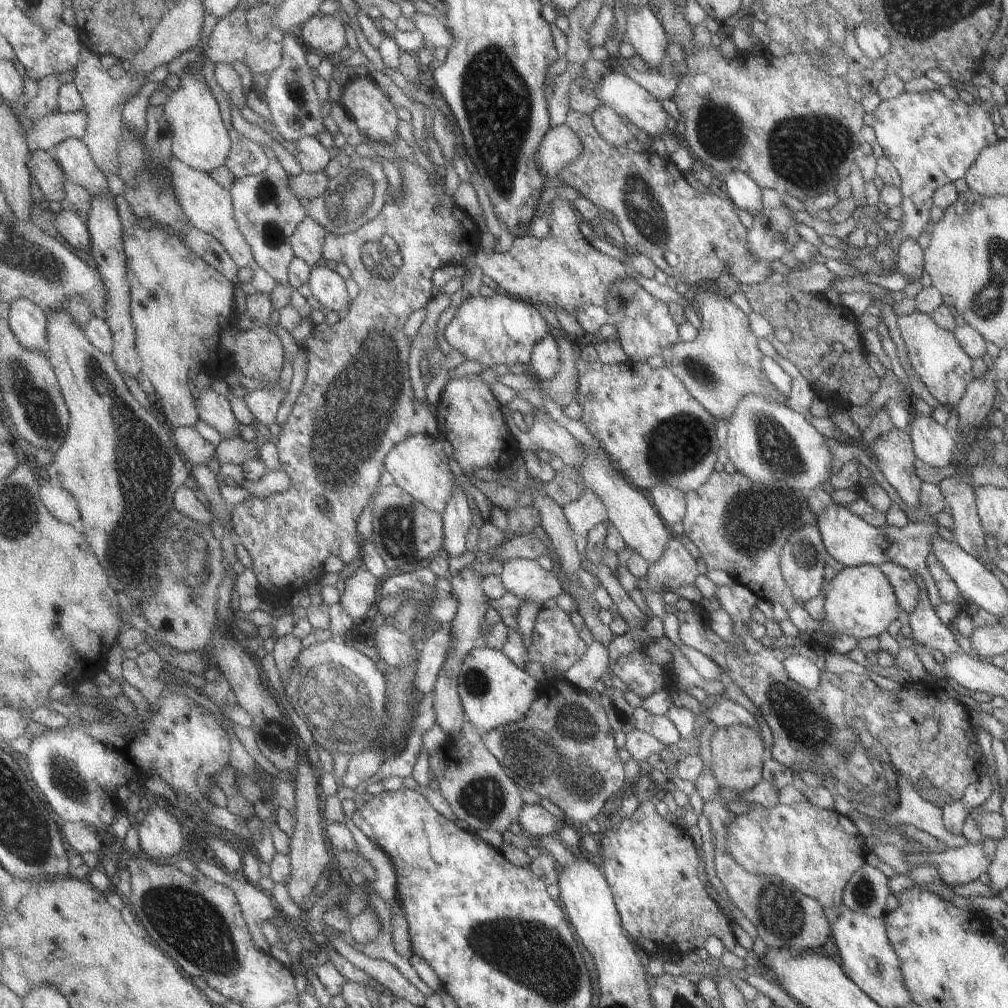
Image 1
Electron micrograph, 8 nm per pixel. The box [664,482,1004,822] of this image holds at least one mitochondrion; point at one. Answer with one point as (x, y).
(755, 518)

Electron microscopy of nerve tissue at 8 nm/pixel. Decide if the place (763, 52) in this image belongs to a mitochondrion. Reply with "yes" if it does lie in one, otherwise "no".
no

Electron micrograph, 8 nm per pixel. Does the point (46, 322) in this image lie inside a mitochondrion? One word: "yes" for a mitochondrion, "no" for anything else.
no

